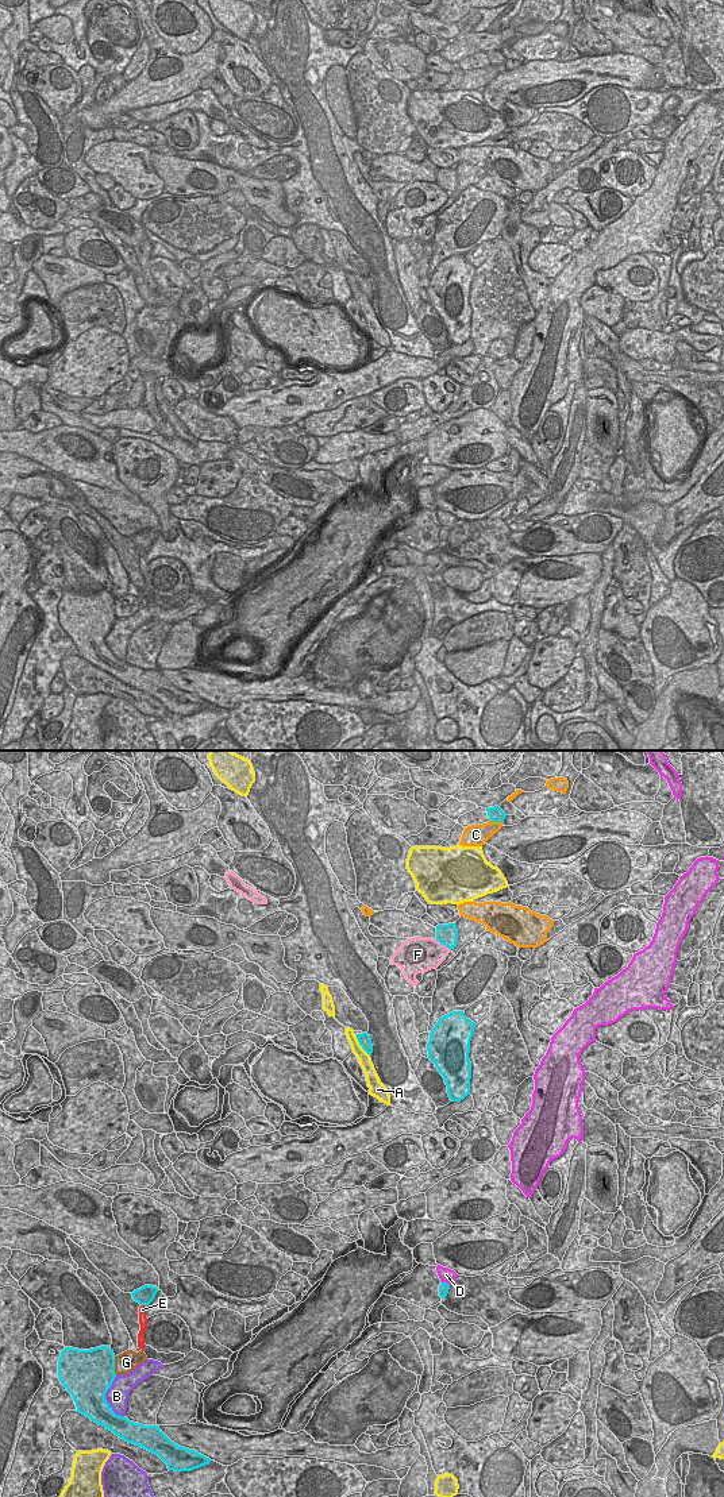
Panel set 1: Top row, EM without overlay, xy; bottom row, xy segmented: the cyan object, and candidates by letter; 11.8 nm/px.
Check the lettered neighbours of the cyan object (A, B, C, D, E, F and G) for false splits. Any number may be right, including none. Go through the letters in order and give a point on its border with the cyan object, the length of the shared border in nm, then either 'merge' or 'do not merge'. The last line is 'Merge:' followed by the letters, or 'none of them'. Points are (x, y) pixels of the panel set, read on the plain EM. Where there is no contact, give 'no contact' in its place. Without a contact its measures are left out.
A: xy (361, 289) | 300 nm | do not merge
B: xy (104, 643) | 500 nm | do not merge
C: xy (496, 65) | 150 nm | do not merge
D: xy (446, 527) | 110 nm | do not merge
E: xy (143, 548) | 90 nm | do not merge
F: xy (443, 188) | 240 nm | do not merge
G: xy (114, 610) | 220 nm | do not merge
Merge: none of them

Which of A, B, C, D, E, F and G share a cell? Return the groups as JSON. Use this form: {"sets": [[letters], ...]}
{"sets": [["A"], ["B"], ["C"], ["D"], ["E"], ["F"], ["G"]]}

